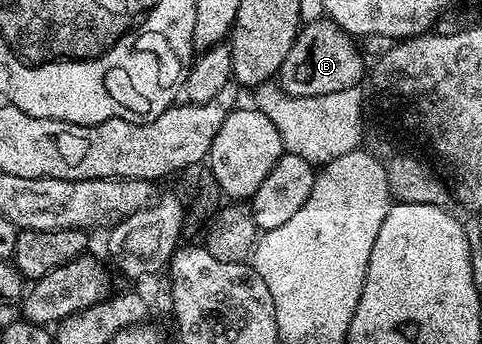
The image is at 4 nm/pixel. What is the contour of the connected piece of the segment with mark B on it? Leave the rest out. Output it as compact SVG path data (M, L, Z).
M319 18L312 20L299 29L294 38L286 60L282 62L278 73L278 87L287 96L321 96L334 94L338 90L355 88L366 76L364 56L356 49L357 41L333 20Z

